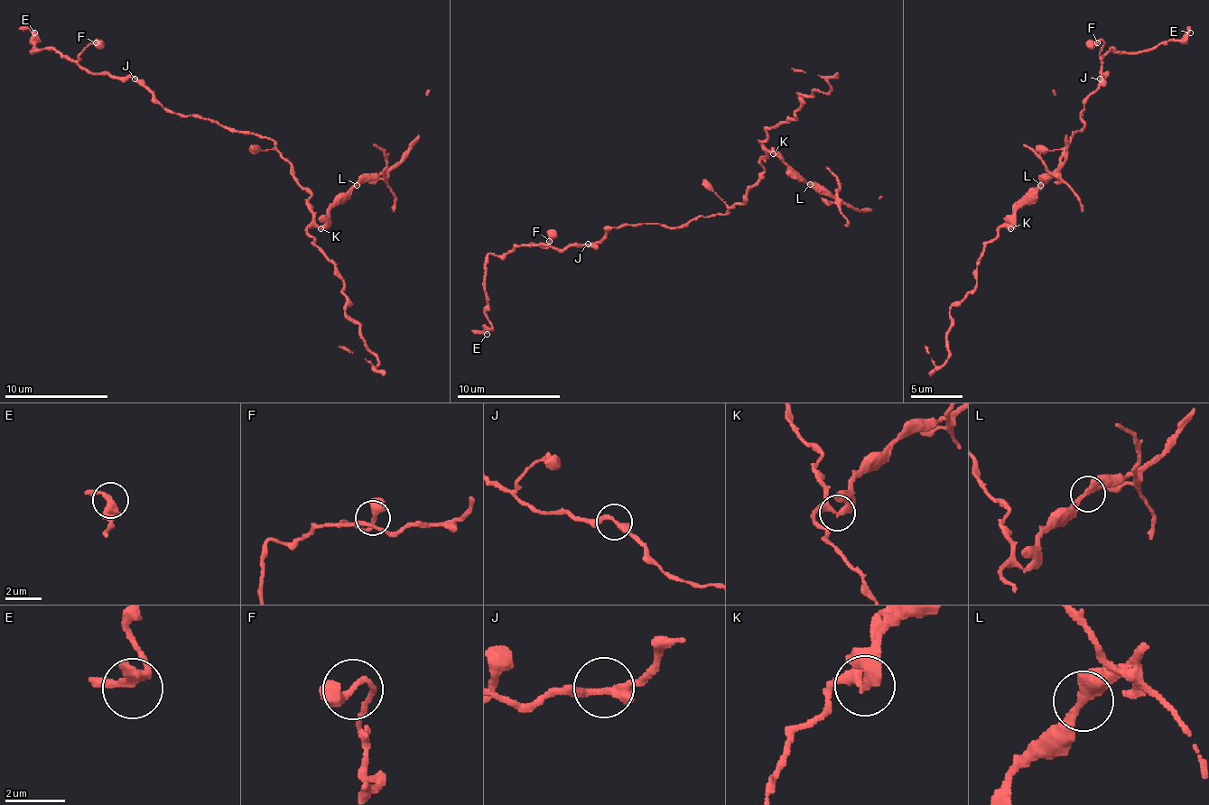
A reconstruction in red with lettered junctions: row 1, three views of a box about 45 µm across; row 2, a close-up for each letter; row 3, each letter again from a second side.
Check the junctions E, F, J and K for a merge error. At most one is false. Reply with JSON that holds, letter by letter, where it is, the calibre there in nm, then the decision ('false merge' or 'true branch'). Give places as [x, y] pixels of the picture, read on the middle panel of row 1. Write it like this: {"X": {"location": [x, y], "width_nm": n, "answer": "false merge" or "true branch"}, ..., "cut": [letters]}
{"E": {"location": [487, 334], "width_nm": 260, "answer": "true branch"}, "F": {"location": [549, 241], "width_nm": 300, "answer": "true branch"}, "J": {"location": [588, 244], "width_nm": 240, "answer": "true branch"}, "K": {"location": [773, 153], "width_nm": 280, "answer": "false merge"}, "cut": ["K"]}

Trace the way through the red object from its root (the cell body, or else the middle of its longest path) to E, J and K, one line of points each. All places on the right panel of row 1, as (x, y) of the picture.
E: (1072, 135), (1084, 125), (1084, 99), (1113, 48), (1141, 53), (1190, 32)
J: (1072, 135), (1084, 125), (1079, 117), (1084, 99), (1100, 84), (1100, 78)
K: (1072, 135), (1058, 167), (1040, 187), (1033, 189), (1020, 203), (1009, 228)

